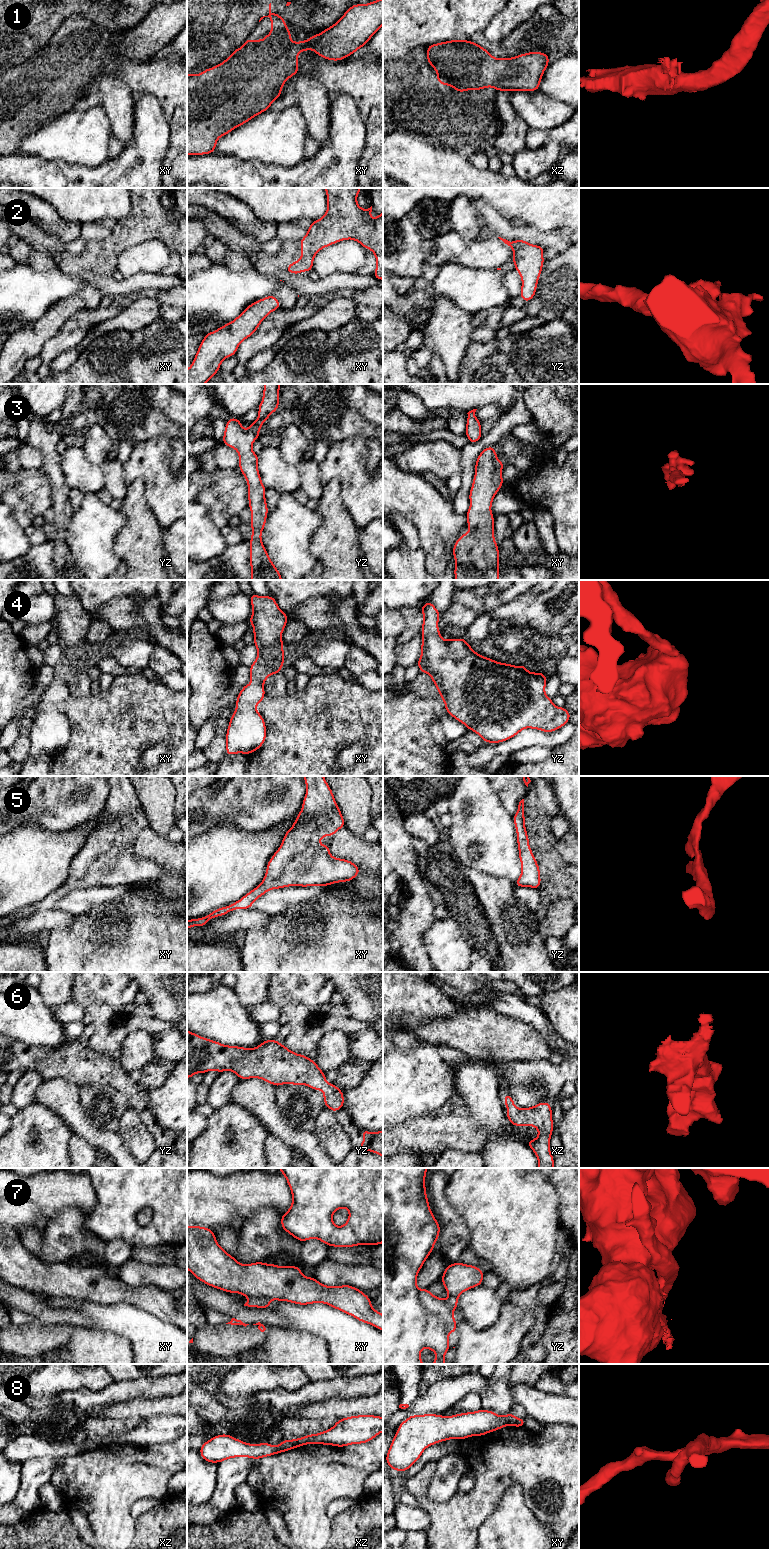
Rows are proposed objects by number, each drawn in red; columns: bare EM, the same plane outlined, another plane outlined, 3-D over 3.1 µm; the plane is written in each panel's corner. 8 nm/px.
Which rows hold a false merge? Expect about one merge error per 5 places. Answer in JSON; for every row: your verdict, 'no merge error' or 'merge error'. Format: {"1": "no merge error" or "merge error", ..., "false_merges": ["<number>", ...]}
{"1": "no merge error", "2": "no merge error", "3": "no merge error", "4": "no merge error", "5": "no merge error", "6": "no merge error", "7": "merge error", "8": "no merge error", "false_merges": ["7"]}

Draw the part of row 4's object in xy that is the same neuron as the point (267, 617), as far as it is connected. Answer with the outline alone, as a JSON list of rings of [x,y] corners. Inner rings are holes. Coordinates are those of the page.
[[[249,595],[253,613],[248,620],[253,626],[254,646],[258,650],[256,660],[251,664],[249,681],[241,689],[236,698],[236,708],[230,718],[226,733],[226,754],[235,755],[243,753],[249,755],[257,751],[265,742],[267,730],[264,718],[255,707],[265,698],[264,682],[272,674],[278,674],[284,664],[284,643],[281,635],[288,623],[287,613],[282,611],[273,596]]]

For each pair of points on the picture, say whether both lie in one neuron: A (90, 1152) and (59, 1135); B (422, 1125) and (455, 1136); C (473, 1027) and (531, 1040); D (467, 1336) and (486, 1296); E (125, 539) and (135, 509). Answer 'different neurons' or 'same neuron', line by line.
A: different neurons
B: same neuron
C: same neuron
D: different neurons
E: same neuron

